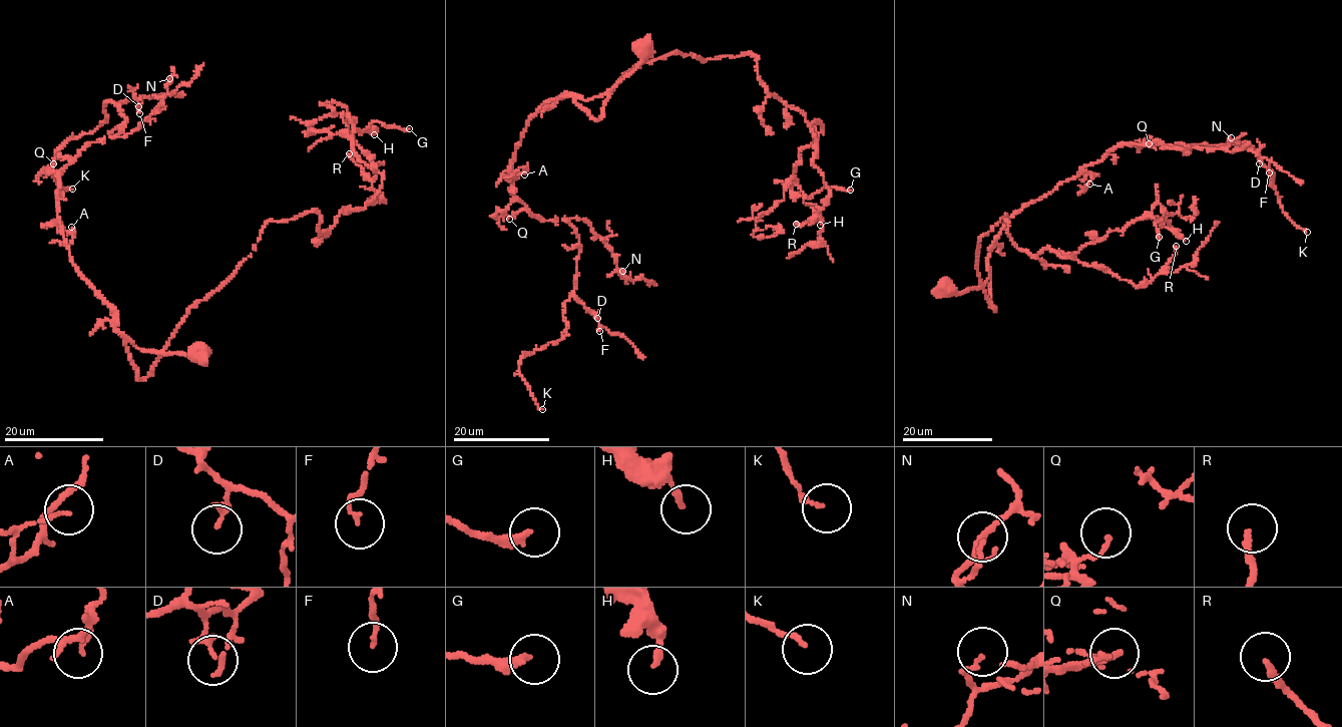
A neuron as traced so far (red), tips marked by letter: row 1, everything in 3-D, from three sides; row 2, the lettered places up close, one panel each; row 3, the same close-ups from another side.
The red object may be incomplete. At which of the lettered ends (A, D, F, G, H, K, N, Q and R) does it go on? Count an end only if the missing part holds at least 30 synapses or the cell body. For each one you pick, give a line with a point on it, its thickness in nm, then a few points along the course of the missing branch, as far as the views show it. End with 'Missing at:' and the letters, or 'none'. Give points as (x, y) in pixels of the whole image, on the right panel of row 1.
Missing at: none

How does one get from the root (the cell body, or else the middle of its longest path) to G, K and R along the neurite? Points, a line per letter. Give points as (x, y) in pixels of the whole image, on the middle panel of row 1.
G: (640, 48), (609, 91), (677, 51), (757, 56), (767, 93), (822, 124), (794, 166), (801, 192), (850, 190)
K: (640, 48), (603, 95), (545, 104), (510, 163), (512, 197), (580, 250), (567, 334), (518, 367), (542, 409)
R: (640, 48), (609, 91), (677, 51), (757, 56), (766, 91), (813, 132), (829, 193), (796, 224)

